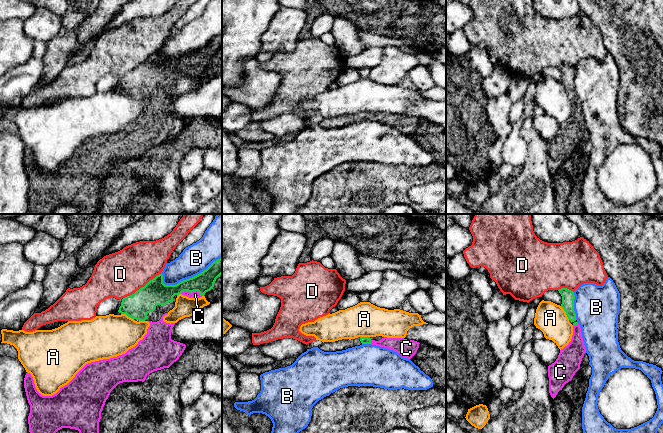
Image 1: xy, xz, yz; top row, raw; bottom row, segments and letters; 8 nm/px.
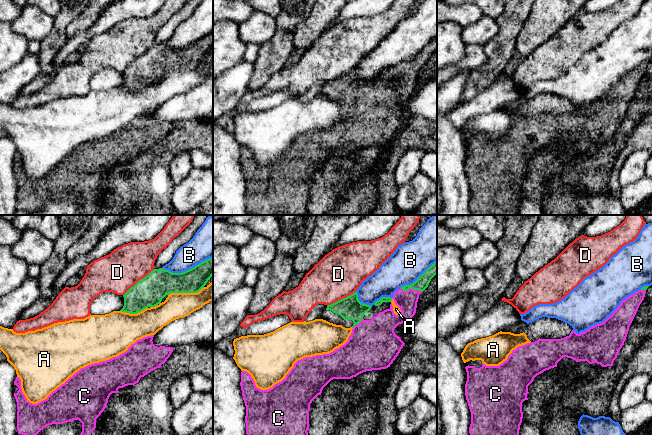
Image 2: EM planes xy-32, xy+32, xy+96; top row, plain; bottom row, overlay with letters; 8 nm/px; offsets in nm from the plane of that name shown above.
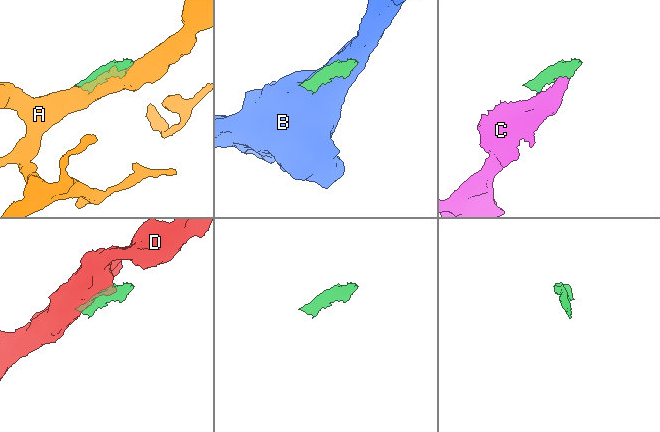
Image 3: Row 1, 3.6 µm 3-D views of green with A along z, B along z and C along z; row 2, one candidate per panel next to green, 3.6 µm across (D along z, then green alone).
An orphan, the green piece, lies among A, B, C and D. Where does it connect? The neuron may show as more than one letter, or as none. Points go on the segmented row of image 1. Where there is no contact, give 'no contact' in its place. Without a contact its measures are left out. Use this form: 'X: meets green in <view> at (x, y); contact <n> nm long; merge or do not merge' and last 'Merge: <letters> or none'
A: meets green in yz at (566, 313); contact 130 nm long; do not merge
B: meets green in xy at (192, 277); contact 500 nm long; do not merge
C: meets green in xy at (191, 292); contact 180 nm long; merge
D: meets green in xy at (142, 287); contact 360 nm long; do not merge
Merge: C

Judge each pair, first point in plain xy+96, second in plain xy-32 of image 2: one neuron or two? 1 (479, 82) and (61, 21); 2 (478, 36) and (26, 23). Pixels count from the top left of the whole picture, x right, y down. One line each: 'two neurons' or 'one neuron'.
1: one neuron
2: one neuron

